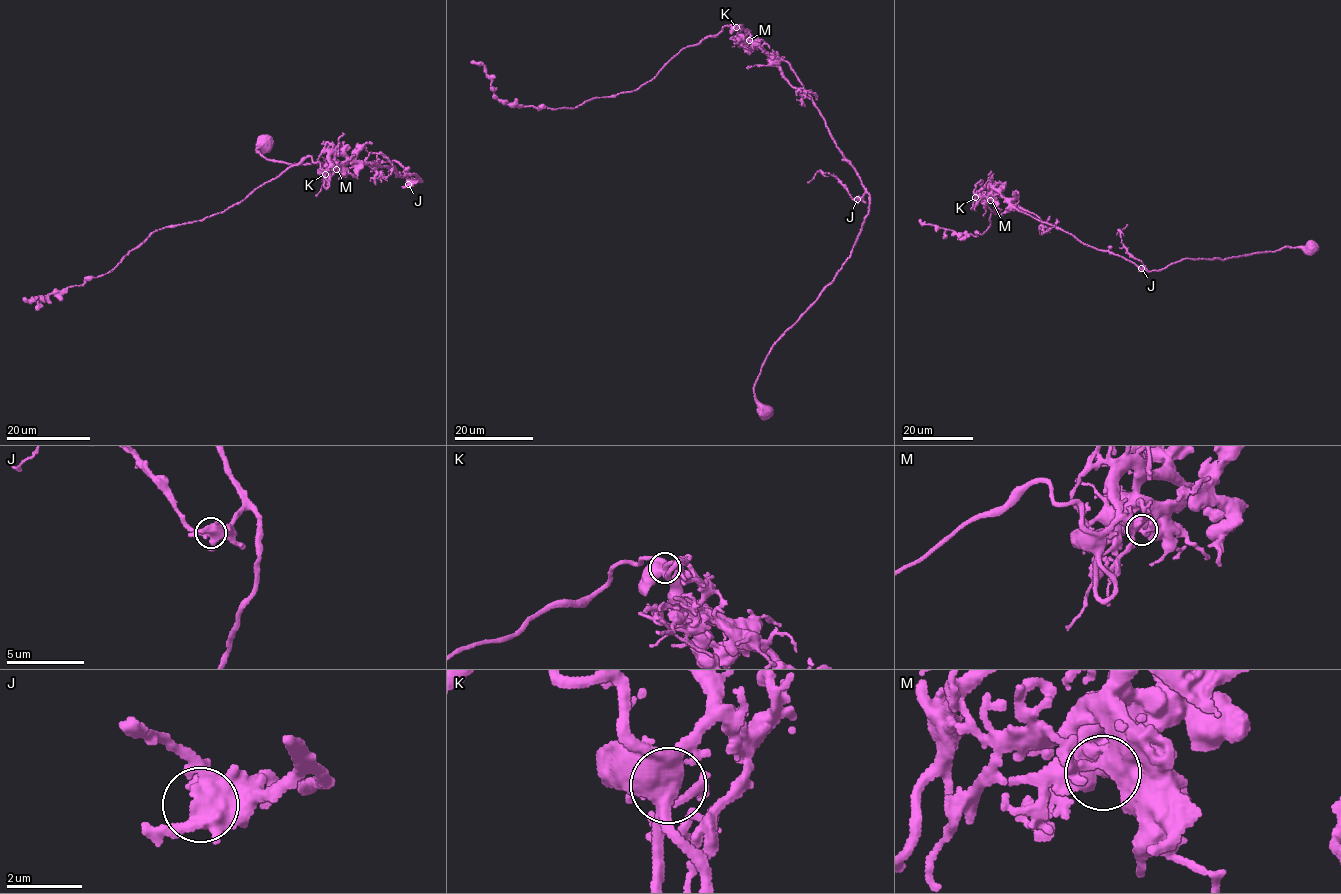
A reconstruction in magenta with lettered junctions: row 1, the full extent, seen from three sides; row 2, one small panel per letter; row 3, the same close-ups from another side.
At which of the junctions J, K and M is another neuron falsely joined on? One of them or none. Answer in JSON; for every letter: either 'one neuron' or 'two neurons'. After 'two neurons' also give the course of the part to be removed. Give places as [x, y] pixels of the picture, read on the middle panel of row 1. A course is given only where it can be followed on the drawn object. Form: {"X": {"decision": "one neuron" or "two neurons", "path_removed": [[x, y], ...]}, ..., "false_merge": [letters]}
{"J": {"decision": "one neuron"}, "K": {"decision": "one neuron"}, "M": {"decision": "one neuron"}, "false_merge": []}

